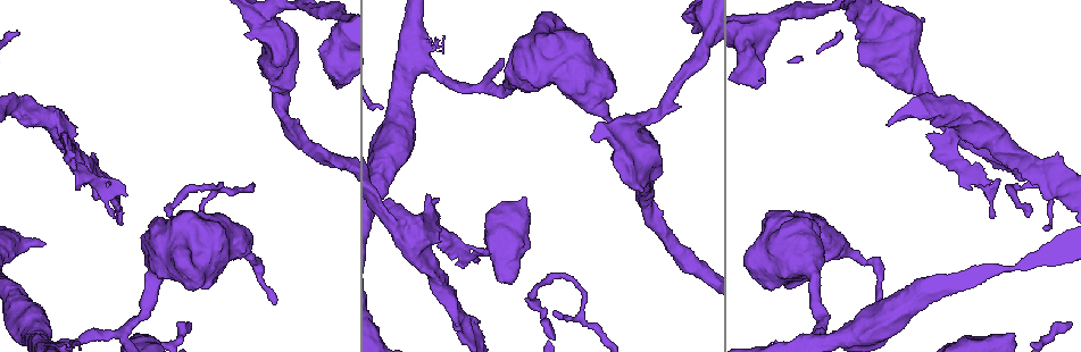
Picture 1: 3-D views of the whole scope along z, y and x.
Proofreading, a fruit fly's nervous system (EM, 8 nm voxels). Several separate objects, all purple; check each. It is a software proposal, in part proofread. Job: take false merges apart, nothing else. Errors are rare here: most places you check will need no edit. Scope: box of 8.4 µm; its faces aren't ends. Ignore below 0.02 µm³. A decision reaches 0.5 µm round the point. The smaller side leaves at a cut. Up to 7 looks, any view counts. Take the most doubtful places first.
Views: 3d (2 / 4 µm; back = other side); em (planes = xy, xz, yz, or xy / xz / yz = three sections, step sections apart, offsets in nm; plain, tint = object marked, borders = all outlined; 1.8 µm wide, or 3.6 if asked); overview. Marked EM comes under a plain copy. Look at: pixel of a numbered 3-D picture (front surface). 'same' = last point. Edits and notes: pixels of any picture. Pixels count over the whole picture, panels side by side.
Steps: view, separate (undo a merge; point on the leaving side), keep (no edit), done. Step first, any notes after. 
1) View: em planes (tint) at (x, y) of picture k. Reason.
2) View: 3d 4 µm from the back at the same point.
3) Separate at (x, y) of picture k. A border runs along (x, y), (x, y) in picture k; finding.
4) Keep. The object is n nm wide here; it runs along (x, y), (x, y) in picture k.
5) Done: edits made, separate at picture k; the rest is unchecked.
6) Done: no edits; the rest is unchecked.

View: 3d 4 µm at (1053, 179) of picture 1. Abrupt turn.

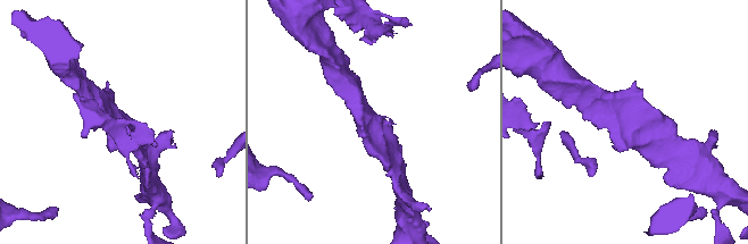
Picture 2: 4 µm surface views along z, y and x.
View: em yz step 8 (tint) at (373, 123) of picture 2.

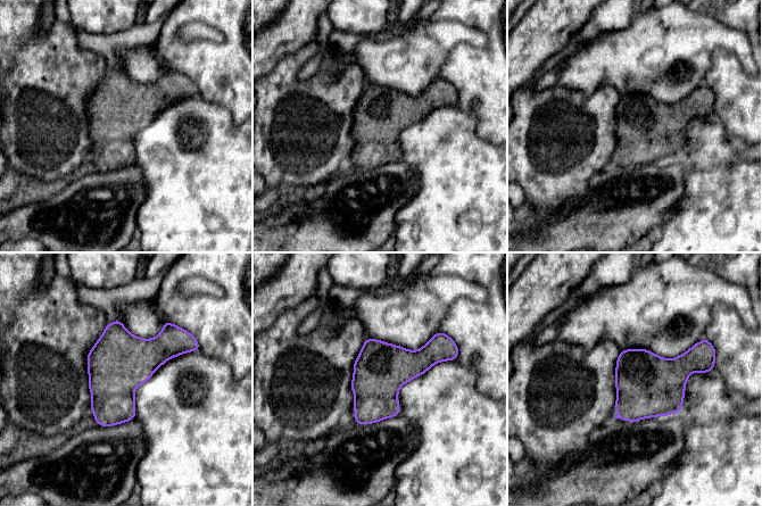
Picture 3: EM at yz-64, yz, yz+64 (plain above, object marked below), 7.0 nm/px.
View: em planes (borders) at the same point.

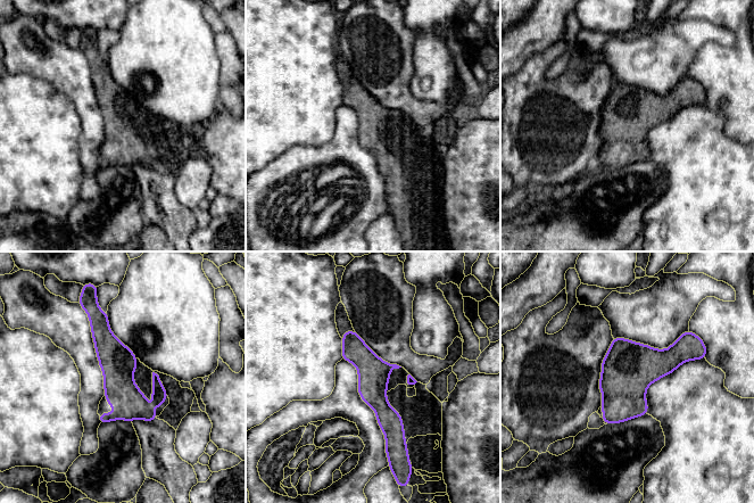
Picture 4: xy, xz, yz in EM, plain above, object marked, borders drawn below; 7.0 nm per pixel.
Keep. It runs along (348, 334), (373, 372), (390, 445) in picture 4; all the same cell.

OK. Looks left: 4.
View: 3d 4 µm at (853, 255) of picture 1. Narrows sharply.

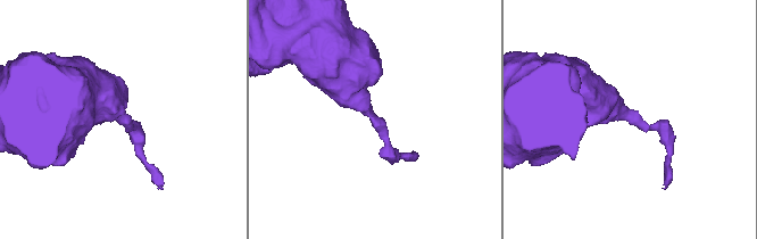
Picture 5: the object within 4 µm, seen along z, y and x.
View: em planes (tint) at (378, 122) of picture 5.

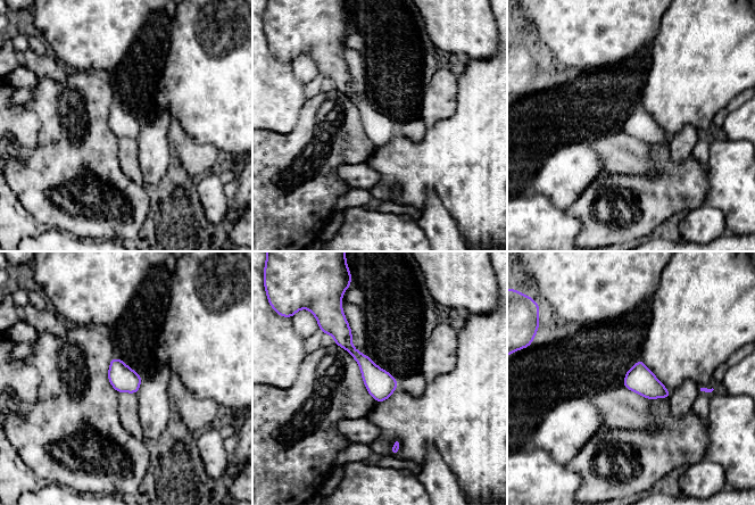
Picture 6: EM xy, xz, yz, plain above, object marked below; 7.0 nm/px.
Keep. It runs along (337, 326), (380, 383), (383, 397) in picture 6; all the same cell.

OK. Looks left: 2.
View: 3d 4 µm at (763, 70) of picture 1. Calibre changes.

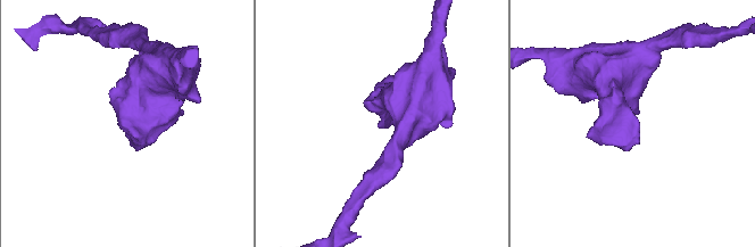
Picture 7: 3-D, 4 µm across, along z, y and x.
View: em yz step 8 (tint) at (635, 121) of picture 7.

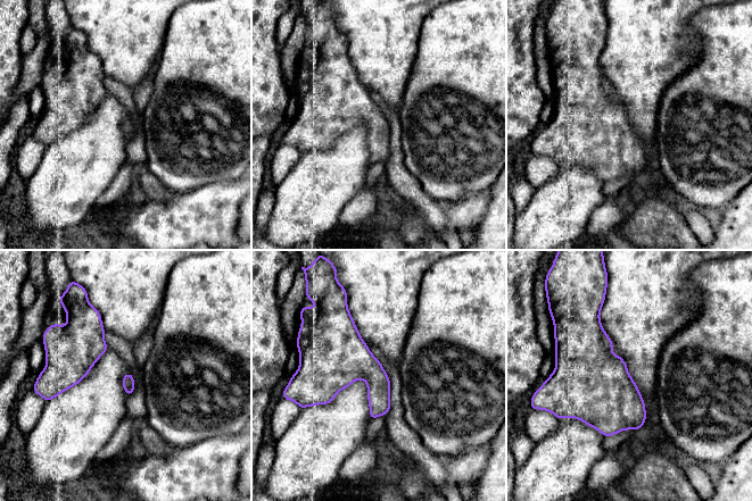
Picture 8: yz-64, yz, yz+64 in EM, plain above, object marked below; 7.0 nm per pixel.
Keep. One cell here.

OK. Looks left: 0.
Done: no edits; the rest is unchecked.

